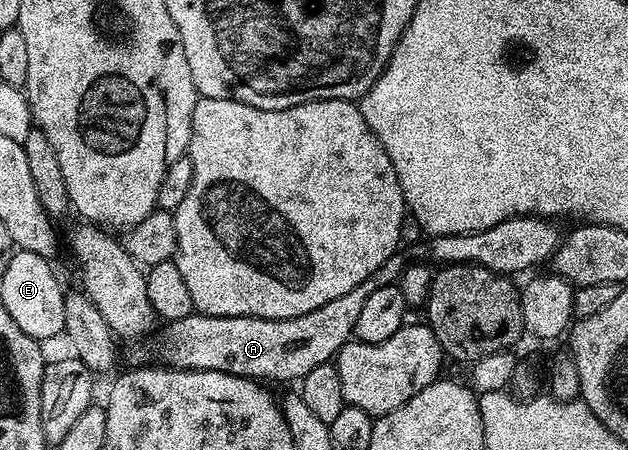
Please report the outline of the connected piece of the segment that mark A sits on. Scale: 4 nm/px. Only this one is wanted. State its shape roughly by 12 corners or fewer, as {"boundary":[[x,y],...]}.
{"boundary":[[389,258],[352,292],[295,318],[169,323],[175,370],[301,380],[354,338],[364,300],[401,278]]}

